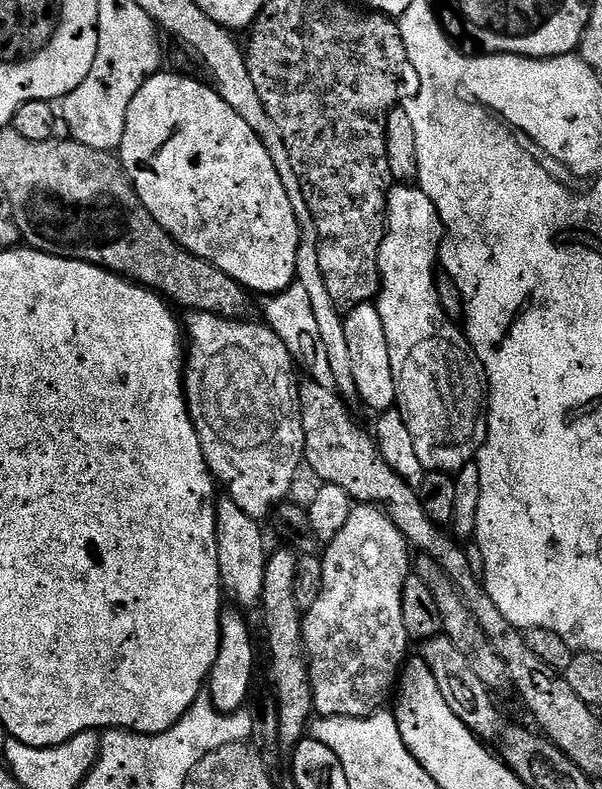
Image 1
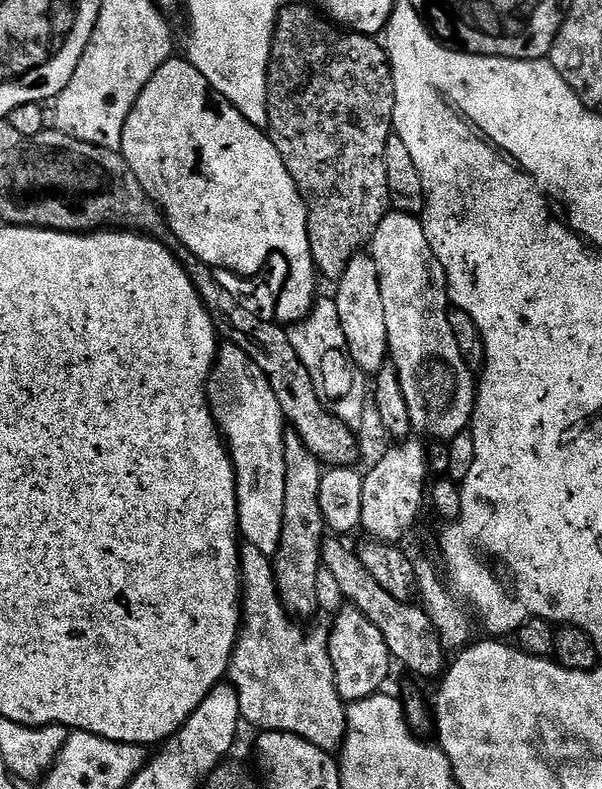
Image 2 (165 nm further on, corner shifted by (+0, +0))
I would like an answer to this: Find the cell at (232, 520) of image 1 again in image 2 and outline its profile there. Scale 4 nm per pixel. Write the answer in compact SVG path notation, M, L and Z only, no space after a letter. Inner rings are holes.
M248 546L241 551L240 575L242 631L232 654L230 683L238 694L243 723L253 724L260 732L294 734L326 752L335 753L348 734L348 708L336 689L336 675L328 646L329 631L326 628L304 628L290 620L289 611L278 597L273 561L262 550Z

